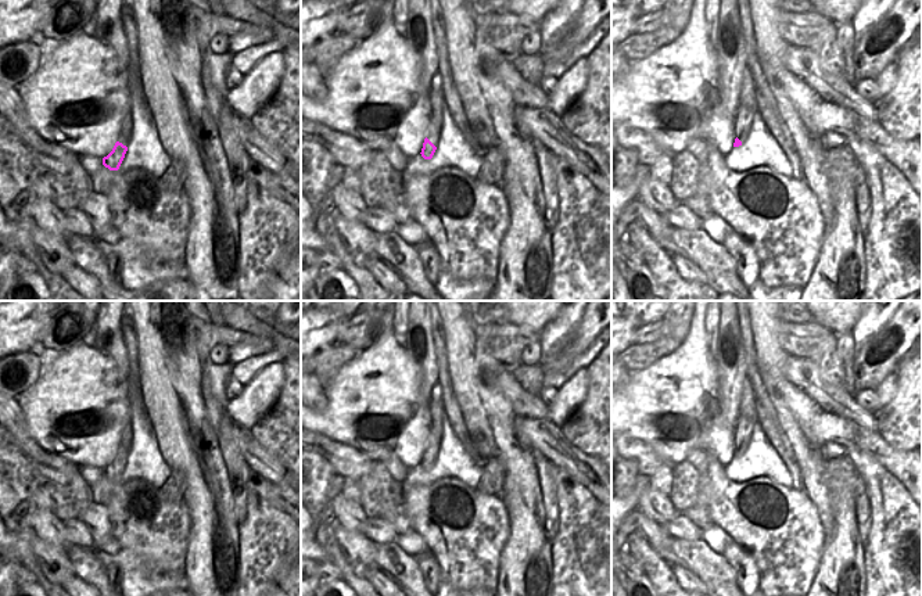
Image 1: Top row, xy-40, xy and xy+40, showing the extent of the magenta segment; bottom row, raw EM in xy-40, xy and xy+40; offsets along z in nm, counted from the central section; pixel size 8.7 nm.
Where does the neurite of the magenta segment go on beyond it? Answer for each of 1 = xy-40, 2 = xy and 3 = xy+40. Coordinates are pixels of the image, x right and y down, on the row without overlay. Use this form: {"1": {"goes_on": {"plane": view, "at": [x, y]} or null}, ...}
{"1": {"goes_on": null}, "2": {"goes_on": null}, "3": {"goes_on": null}}

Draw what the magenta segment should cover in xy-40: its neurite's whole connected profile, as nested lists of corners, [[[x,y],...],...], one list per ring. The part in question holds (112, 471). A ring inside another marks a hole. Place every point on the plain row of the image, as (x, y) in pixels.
[[[116,452],[112,462],[103,468],[103,475],[110,481],[118,481],[125,468],[126,462],[128,457]]]

